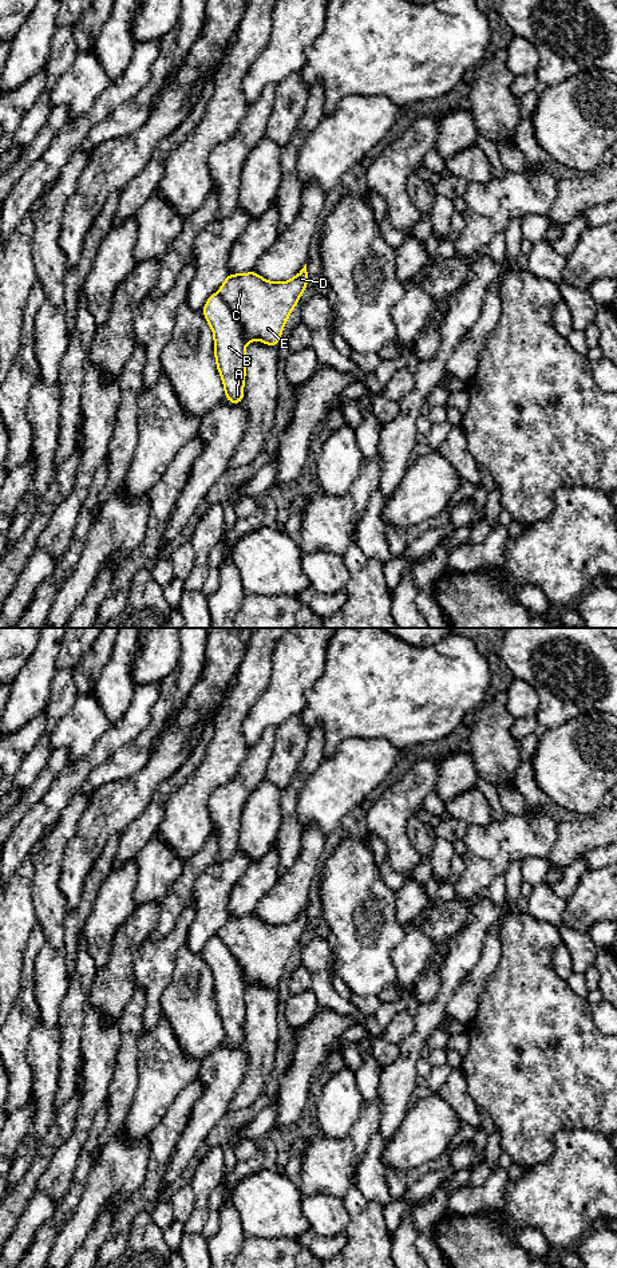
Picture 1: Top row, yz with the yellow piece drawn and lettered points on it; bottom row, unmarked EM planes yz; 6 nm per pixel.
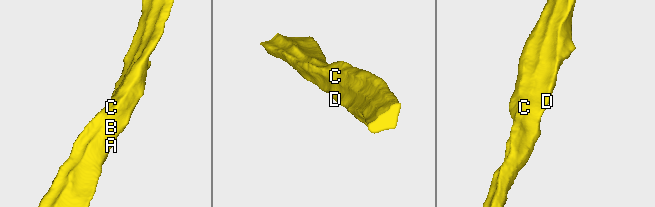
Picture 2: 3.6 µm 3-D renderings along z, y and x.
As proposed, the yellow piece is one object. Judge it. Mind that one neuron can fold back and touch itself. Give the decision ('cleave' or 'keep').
cleave

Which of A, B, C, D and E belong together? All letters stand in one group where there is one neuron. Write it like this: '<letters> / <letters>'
A B / C D E

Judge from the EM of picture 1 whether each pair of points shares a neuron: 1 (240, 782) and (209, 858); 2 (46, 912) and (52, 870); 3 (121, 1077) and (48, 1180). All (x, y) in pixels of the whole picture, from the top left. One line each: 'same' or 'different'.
1: different
2: same
3: different

